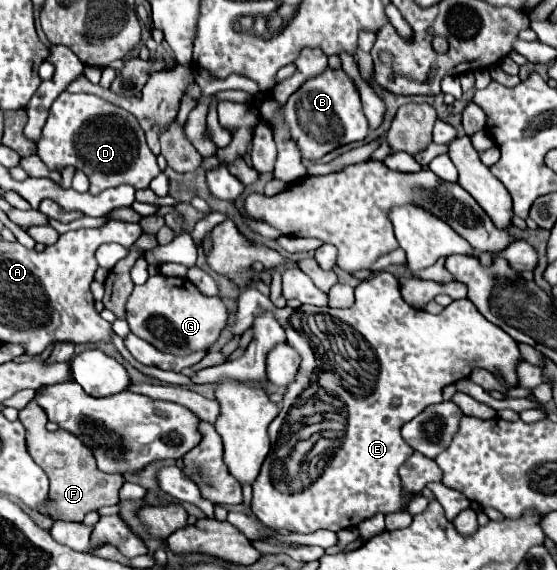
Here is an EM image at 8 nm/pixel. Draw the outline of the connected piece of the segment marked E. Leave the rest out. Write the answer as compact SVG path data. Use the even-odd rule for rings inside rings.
M387 271L361 281L355 289L355 303L349 309L311 305L277 309L269 297L249 287L239 295L239 311L231 327L231 337L241 337L261 309L273 309L279 325L287 333L289 345L301 355L297 377L283 396L283 408L268 427L273 447L277 446L289 410L311 383L337 393L347 409L345 433L313 485L301 491L277 489L270 477L273 448L266 457L252 484L251 509L261 523L275 531L339 531L357 527L363 519L377 513L387 515L399 511L407 501L403 499L397 471L411 455L411 449L401 439L401 427L429 405L441 403L443 387L469 377L475 367L501 373L507 385L517 387L517 363L523 361L523 357L519 345L503 329L485 321L469 299L453 301L439 315L411 307L399 293L397 277ZM325 313L337 321L325 321Z

